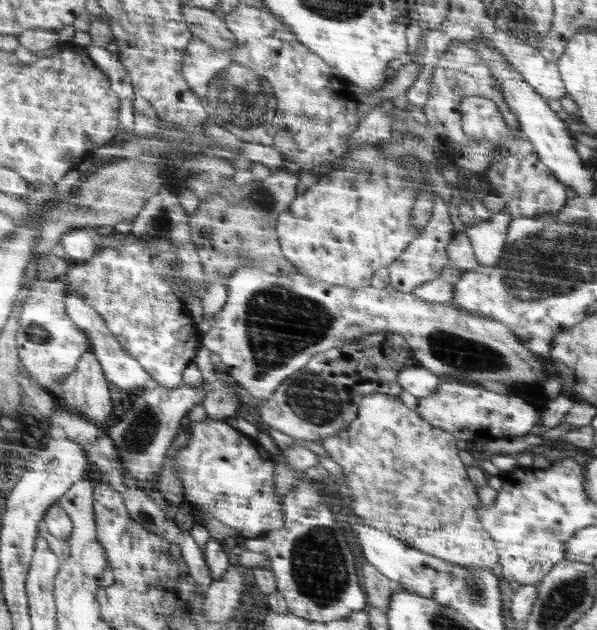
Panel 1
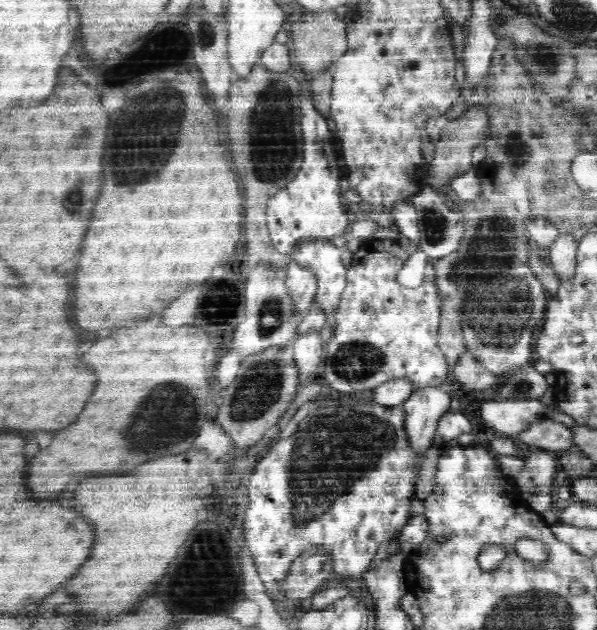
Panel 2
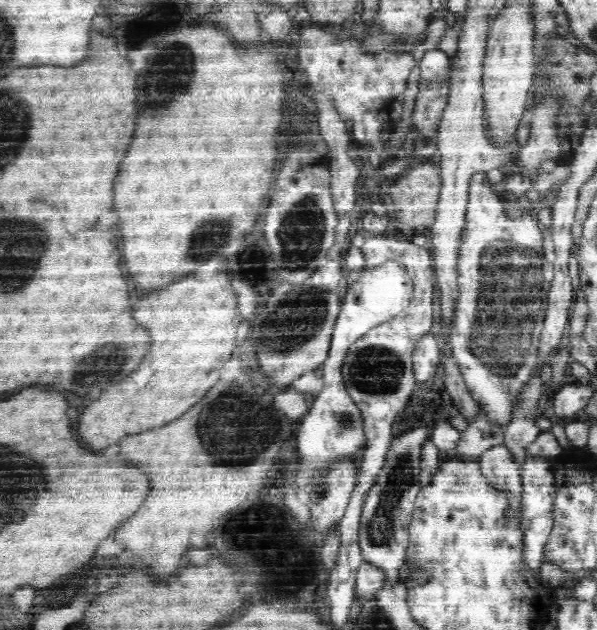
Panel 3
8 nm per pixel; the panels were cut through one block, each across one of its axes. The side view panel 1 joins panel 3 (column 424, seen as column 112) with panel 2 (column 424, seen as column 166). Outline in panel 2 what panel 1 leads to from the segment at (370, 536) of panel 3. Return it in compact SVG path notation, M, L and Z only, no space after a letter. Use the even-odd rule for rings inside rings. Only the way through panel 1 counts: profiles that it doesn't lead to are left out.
M427 387L414 391L408 399L403 402L404 415L405 415L405 433L408 435L408 444L412 447L412 452L416 454L416 463L417 463L417 454L424 454L424 450L428 446L434 446L434 434L437 434L437 425L442 418L444 413L447 413L450 409L450 396L446 390L442 390L440 387Z

